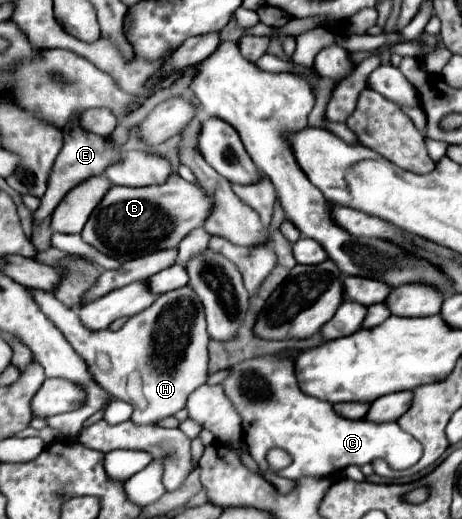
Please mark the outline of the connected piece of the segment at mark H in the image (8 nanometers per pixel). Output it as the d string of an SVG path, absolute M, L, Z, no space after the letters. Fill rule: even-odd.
M191 286L161 294L153 306L131 316L117 332L111 332L109 328L89 330L81 324L77 310L63 306L53 294L37 290L31 290L31 294L45 316L85 360L97 382L103 378L105 368L111 368L109 374L105 374L105 388L113 398L125 400L133 406L131 420L135 424L155 424L161 418L173 416L185 406L189 394L207 382L209 334L205 330L203 304L199 304L199 296L195 296ZM103 356L107 356L109 362Z

